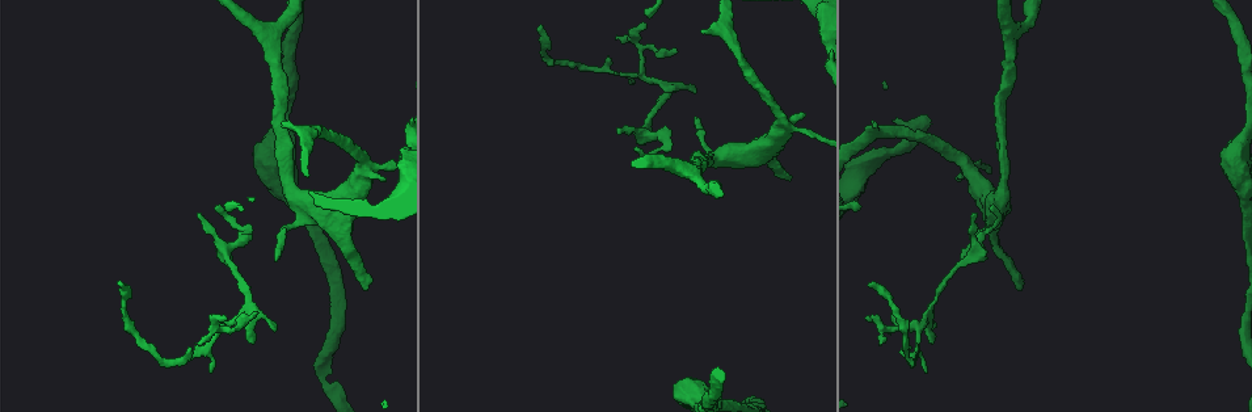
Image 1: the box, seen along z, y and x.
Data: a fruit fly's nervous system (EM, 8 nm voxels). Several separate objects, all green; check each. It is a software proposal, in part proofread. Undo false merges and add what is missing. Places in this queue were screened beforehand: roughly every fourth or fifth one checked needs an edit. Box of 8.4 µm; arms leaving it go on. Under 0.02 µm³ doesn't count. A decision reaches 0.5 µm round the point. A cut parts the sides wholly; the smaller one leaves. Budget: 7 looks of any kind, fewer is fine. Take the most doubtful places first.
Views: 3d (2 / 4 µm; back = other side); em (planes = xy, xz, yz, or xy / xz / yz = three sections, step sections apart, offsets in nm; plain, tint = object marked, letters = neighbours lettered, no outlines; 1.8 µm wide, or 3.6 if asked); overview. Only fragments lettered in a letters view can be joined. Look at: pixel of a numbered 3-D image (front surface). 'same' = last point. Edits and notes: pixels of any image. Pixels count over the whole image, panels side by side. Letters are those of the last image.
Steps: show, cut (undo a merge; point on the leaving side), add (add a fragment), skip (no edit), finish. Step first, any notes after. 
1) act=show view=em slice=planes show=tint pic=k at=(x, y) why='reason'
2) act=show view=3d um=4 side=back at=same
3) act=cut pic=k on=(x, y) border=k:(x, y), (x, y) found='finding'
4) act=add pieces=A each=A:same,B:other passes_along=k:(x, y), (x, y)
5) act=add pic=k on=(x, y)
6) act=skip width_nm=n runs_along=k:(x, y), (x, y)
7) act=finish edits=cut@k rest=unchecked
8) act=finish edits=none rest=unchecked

act=show view=3d um=4 pic=1 at=(367, 290) why='free end'

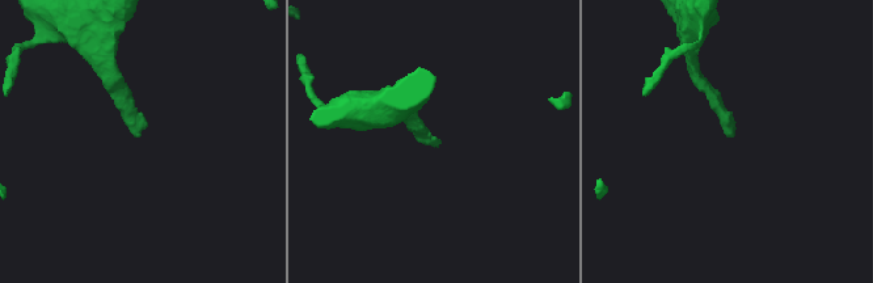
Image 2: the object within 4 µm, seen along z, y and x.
act=show view=em slice=xy step=8 show=tint pic=2 at=(138, 137) why='need the tissue'

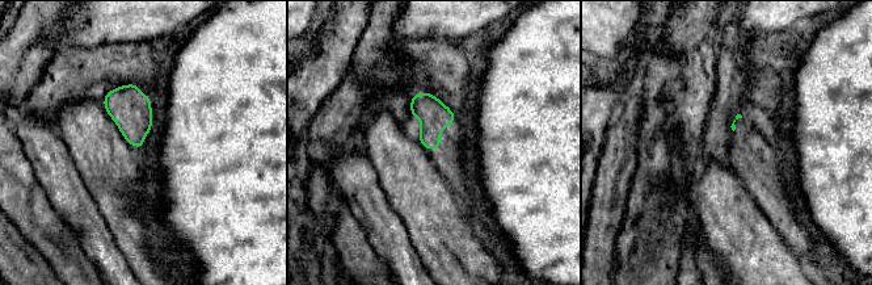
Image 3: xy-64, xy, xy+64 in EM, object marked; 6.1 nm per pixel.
act=show view=em slice=planes show=letters at=same

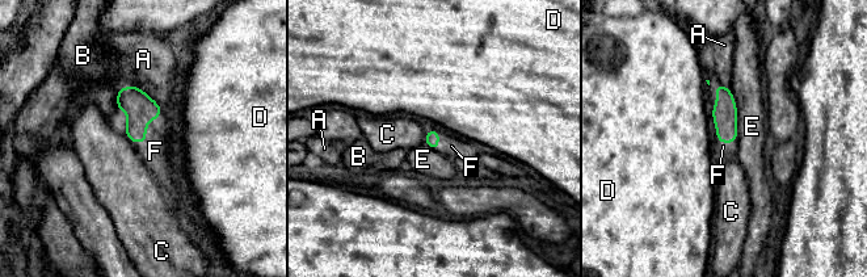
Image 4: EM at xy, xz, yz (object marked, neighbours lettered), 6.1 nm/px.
act=add pieces=F each=A:other,B:other,C:other,D:other,E:other,F:same found='it goes on there'

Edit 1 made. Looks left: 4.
act=show view=overview why='redraw'

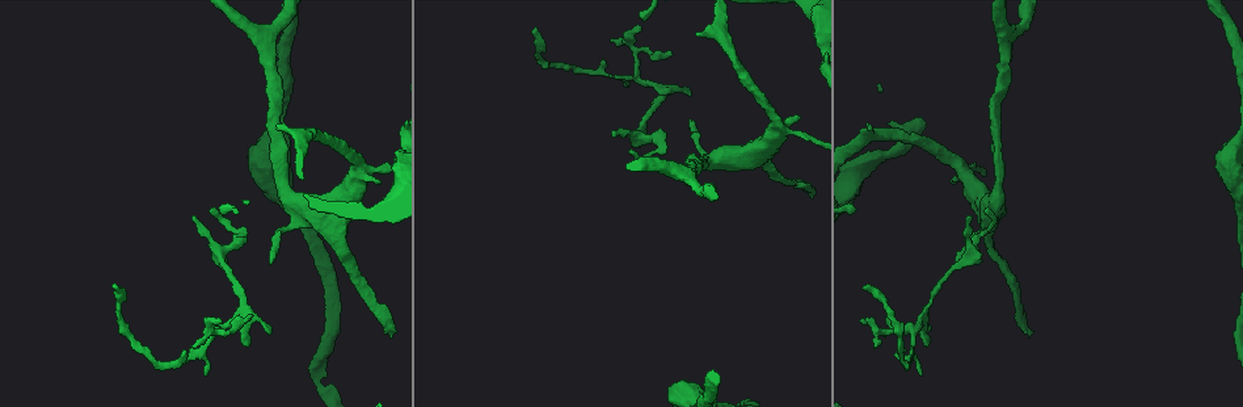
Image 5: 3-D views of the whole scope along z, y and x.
act=show view=3d um=4 side=back pic=5 at=(118, 288) why='thin end'

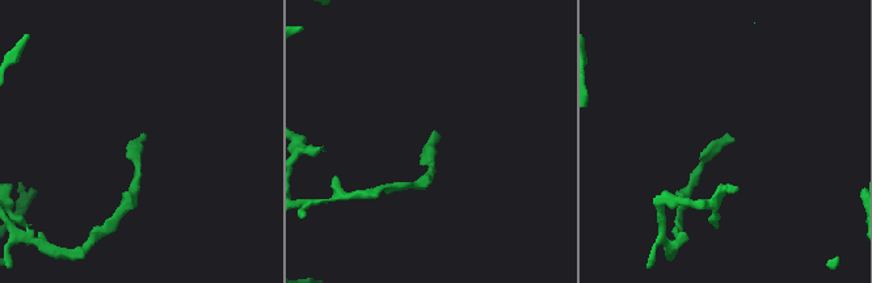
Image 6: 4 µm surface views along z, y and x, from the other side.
act=show view=em slice=planes show=plain pic=6 at=(433, 133)

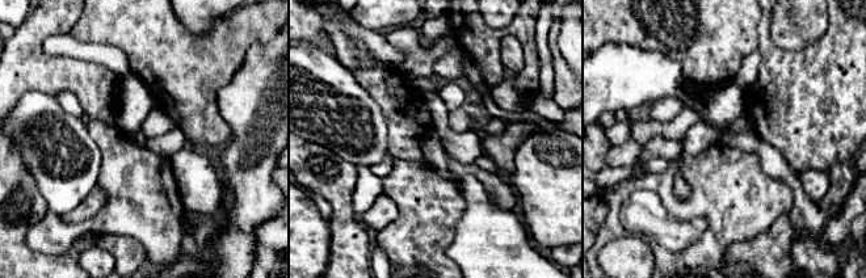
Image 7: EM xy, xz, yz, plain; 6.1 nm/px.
act=show view=em slice=planes show=letters at=same why='see the neighbours'

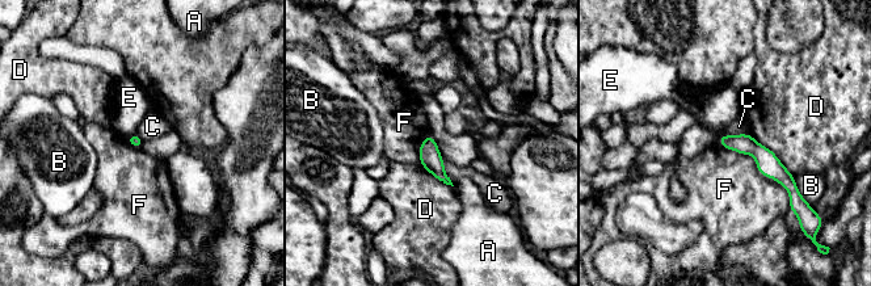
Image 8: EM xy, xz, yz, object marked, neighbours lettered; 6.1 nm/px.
act=skip width_nm=70 each=A:other,B:other,C:other,D:other,E:other,F:other runs_along=8:(723, 138), (753, 147), (790, 186) found='none of them fits'

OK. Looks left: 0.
act=finish edits=add@4 rest=unchecked

